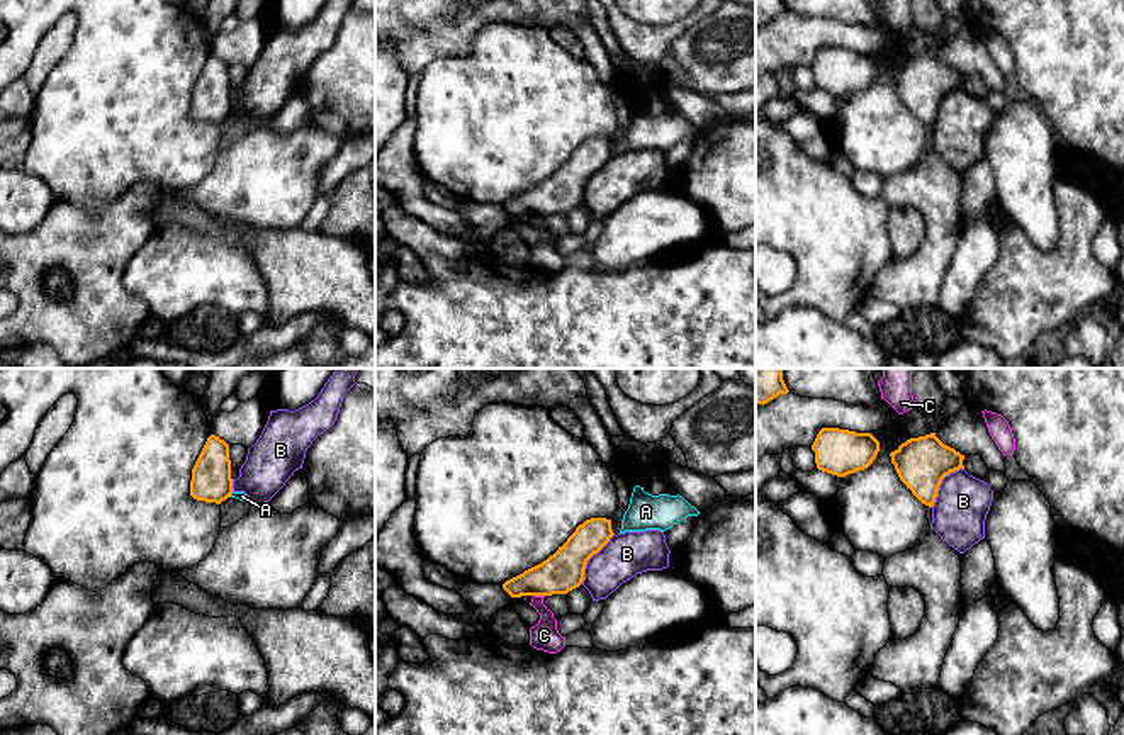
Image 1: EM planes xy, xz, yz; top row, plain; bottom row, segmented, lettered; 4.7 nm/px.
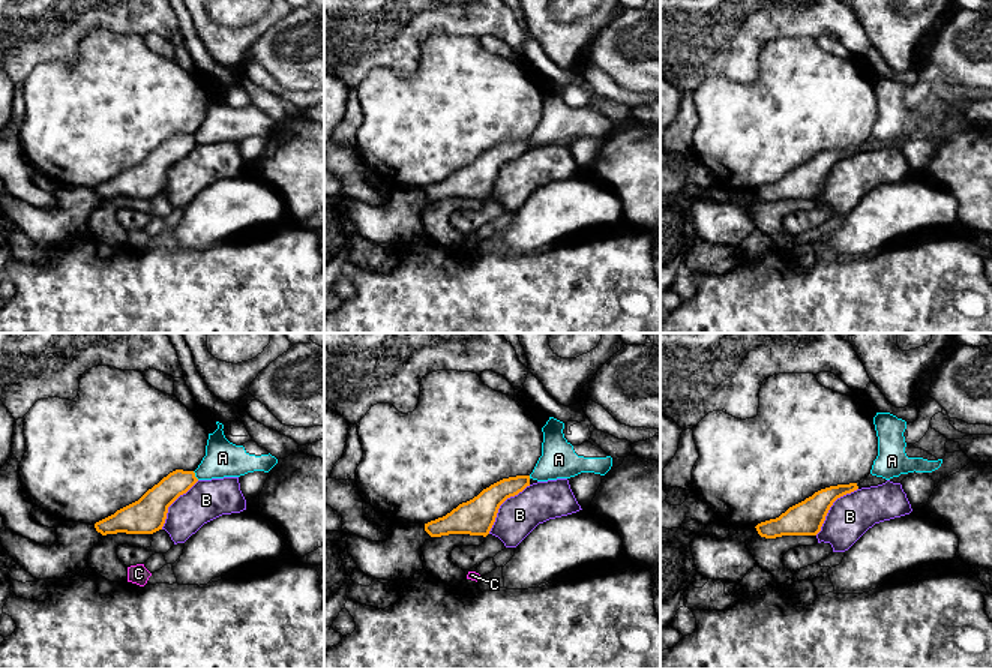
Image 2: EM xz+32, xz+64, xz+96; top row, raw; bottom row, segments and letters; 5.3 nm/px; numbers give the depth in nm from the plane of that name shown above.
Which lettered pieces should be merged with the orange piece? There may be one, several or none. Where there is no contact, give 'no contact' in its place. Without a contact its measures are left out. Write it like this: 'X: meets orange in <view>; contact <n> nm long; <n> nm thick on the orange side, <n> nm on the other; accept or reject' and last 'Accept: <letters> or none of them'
A: meets orange in xy; contact 30 nm long; 190 nm thick on the orange side, 50 nm on the other; reject
B: meets orange in xz; contact 280 nm long; 190 nm thick on the orange side, 220 nm on the other; reject
C: meets orange in xz; contact 60 nm long; 190 nm thick on the orange side, 140 nm on the other; reject
Accept: none of them

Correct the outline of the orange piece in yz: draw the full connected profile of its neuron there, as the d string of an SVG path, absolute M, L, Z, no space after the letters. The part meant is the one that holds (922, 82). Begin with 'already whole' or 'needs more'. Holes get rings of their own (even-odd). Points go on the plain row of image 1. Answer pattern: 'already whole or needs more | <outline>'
already whole | M936 53L907 59L890 76L900 100L929 127L936 122L942 98L964 88L964 75L944 65Z

